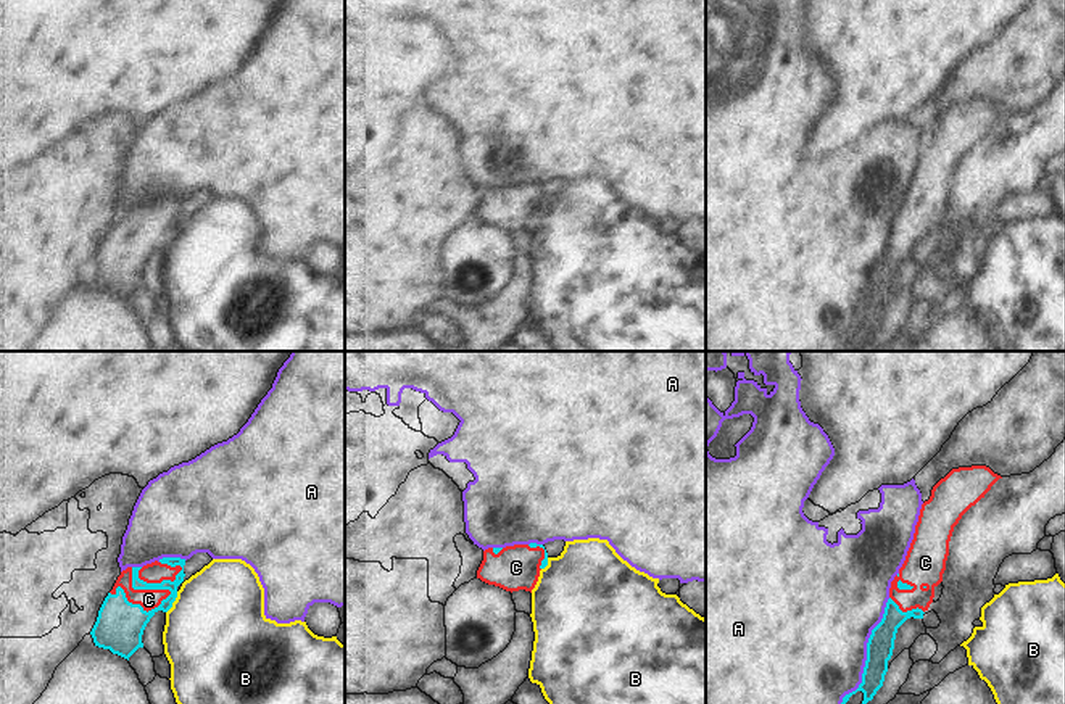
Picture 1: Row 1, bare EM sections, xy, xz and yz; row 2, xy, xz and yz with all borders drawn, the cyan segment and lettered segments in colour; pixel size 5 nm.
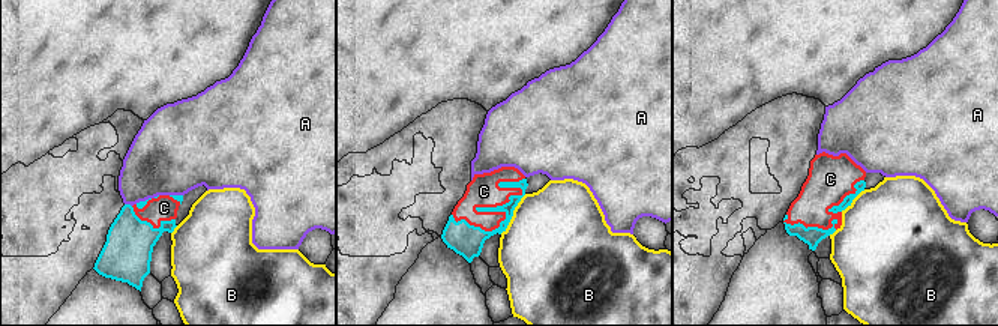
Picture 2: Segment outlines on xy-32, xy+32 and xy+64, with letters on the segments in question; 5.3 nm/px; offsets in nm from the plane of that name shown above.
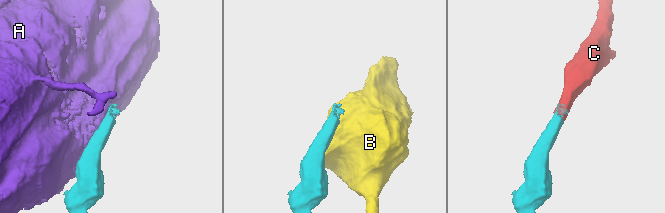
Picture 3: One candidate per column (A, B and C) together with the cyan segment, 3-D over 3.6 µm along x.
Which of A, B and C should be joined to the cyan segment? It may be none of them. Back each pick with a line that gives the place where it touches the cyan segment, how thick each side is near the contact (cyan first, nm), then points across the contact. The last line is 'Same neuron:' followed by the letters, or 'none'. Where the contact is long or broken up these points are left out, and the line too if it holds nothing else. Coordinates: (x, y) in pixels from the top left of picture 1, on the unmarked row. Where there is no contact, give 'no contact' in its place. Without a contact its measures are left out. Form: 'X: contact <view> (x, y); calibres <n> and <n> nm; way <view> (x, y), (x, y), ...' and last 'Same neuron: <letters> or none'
C: contact xy (137, 244); calibres 240 and 100 nm
Same neuron: C

